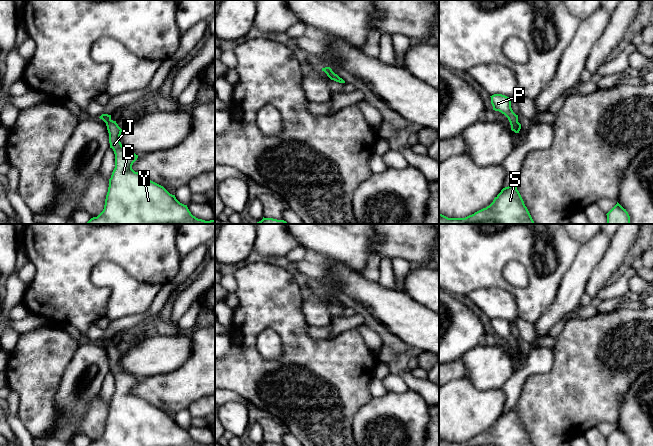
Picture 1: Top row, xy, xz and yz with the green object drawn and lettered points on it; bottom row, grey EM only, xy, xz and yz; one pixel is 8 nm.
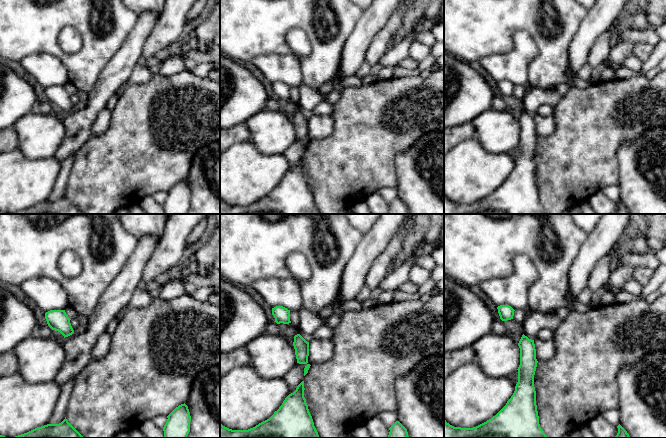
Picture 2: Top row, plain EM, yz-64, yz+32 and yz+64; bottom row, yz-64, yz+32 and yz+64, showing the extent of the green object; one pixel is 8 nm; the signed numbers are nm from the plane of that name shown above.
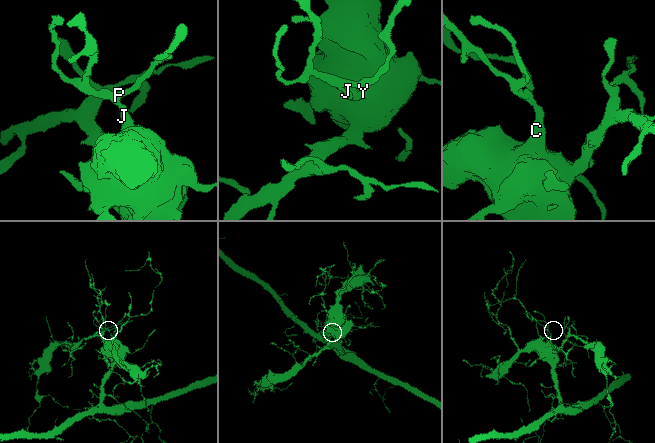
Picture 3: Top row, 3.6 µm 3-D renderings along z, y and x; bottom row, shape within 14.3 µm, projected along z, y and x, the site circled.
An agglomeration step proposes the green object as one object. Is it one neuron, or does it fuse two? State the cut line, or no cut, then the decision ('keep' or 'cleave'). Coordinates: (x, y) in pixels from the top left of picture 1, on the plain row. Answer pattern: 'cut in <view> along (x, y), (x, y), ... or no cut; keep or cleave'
no cut; keep

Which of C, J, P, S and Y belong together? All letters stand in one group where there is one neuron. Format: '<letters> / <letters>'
C J P S Y

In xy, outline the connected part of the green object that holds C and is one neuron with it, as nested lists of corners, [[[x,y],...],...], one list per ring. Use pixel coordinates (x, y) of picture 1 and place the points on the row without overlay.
[[[102,338],[99,342],[102,343],[107,350],[110,372],[113,373],[115,378],[115,392],[109,403],[104,433],[97,441],[91,442],[88,446],[215,446],[215,444],[205,445],[196,442],[191,438],[187,429],[180,427],[175,419],[170,418],[163,410],[135,396],[132,393],[132,389],[137,384],[138,379],[122,370],[120,366],[122,353],[118,350],[116,345],[111,343],[111,339]]]

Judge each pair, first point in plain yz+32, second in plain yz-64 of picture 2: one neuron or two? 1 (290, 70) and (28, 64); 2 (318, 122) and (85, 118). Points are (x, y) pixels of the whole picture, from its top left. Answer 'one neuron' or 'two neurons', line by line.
1: one neuron
2: two neurons

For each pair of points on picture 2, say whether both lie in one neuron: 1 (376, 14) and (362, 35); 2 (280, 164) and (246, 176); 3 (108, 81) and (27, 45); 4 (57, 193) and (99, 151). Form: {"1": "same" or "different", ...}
{"1": "same", "2": "same", "3": "different", "4": "different"}

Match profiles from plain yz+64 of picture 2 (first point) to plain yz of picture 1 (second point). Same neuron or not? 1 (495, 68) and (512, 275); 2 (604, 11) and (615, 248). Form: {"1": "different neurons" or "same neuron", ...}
{"1": "same neuron", "2": "different neurons"}

